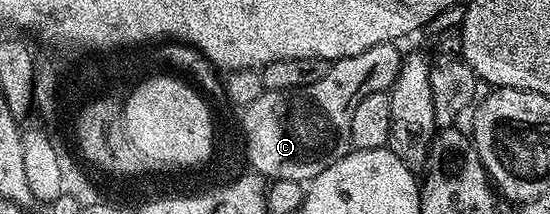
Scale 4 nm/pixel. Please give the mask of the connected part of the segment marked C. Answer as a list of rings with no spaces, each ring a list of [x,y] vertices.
[[[380,43],[371,45],[371,49],[363,49],[363,53],[355,53],[355,57],[343,57],[332,60],[327,74],[315,85],[307,85],[299,89],[286,91],[264,91],[251,105],[244,108],[241,119],[240,134],[245,143],[245,158],[248,166],[256,174],[265,176],[266,180],[286,179],[304,184],[312,181],[323,169],[335,165],[353,147],[351,141],[351,117],[359,101],[367,97],[367,93],[389,91],[399,77],[403,51],[397,43]]]

